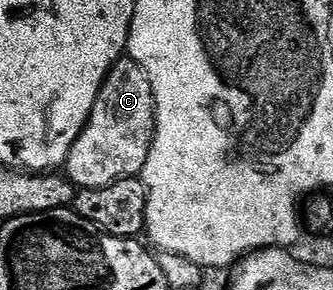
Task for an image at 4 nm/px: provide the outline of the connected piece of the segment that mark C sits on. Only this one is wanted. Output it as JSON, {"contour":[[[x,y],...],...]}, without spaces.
{"contour":[[[116,61],[95,99],[93,114],[75,139],[63,166],[68,180],[77,189],[98,189],[128,177],[137,177],[147,163],[157,126],[157,104],[153,88],[134,61]]]}

